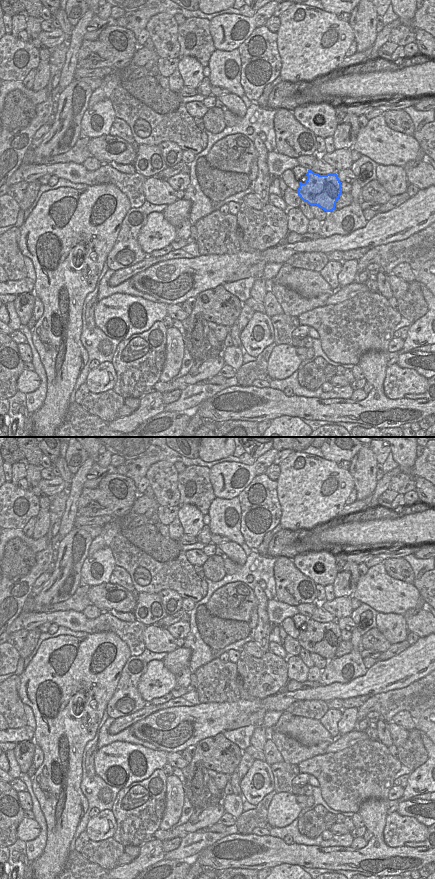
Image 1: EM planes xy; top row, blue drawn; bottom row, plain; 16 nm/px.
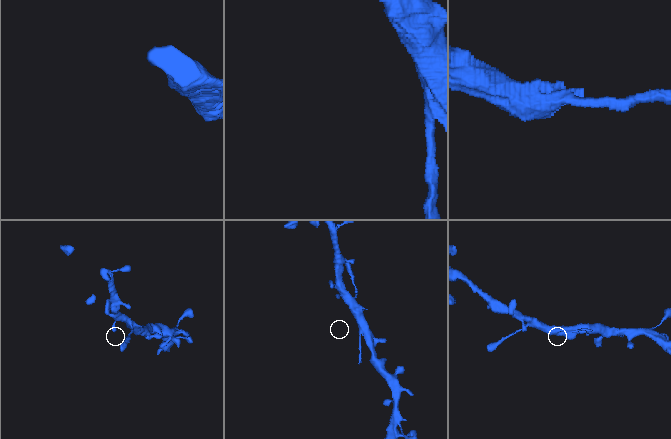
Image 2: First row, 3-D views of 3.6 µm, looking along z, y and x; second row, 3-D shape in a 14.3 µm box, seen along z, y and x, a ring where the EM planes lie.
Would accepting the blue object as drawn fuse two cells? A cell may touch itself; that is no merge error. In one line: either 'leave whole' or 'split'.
split

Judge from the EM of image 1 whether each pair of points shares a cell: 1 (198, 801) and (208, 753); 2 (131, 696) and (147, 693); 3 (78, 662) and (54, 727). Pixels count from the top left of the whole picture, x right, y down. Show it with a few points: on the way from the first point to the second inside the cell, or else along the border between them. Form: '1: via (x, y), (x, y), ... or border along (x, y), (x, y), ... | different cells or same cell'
1: via (198, 789), (198, 765) | same cell
2: border along (146, 671), (139, 680), (138, 691), (147, 703) | different cells
3: via (69, 678), (70, 701), (63, 711) | same cell

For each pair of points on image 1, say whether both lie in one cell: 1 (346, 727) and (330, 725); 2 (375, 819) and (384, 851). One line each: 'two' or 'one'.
1: two
2: one

